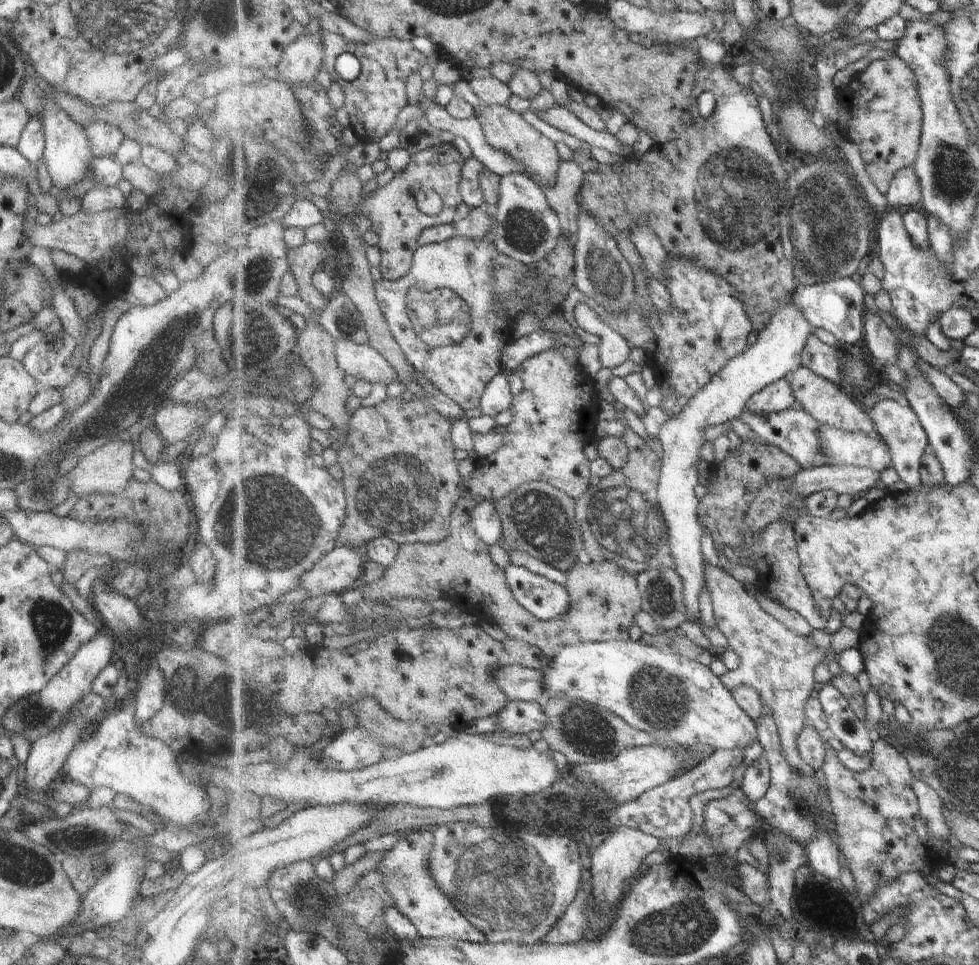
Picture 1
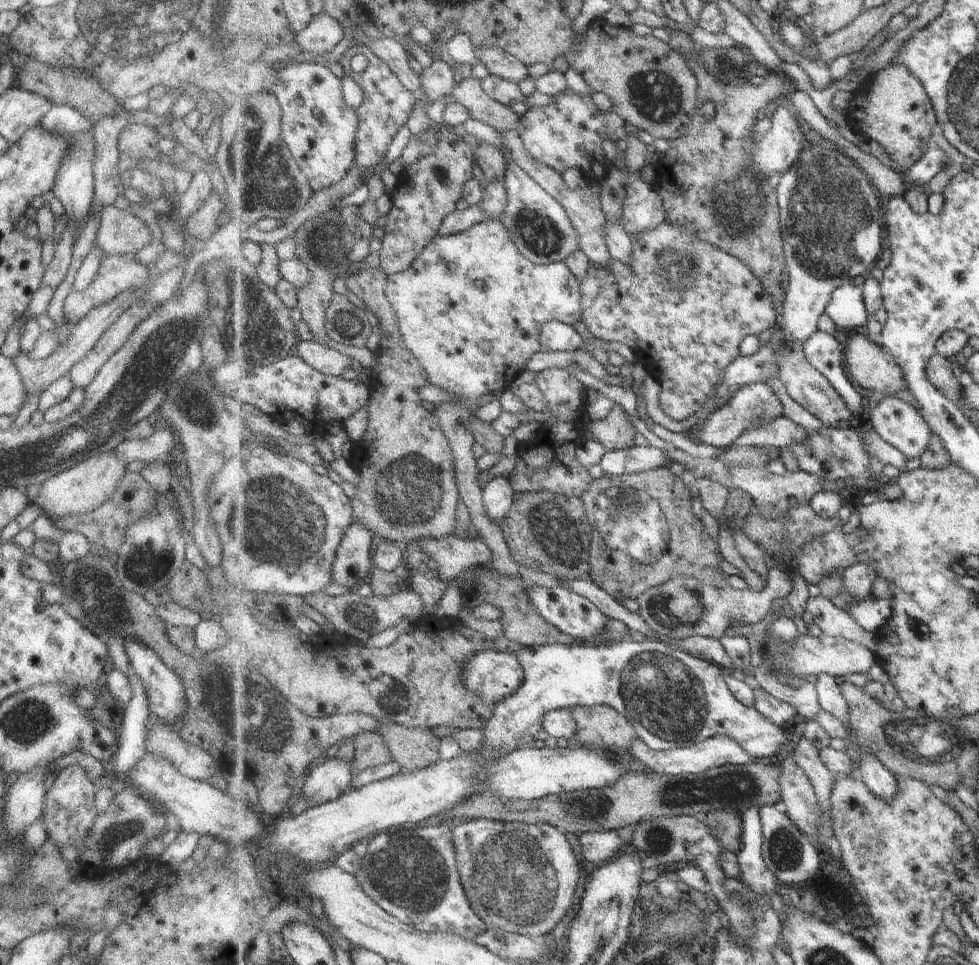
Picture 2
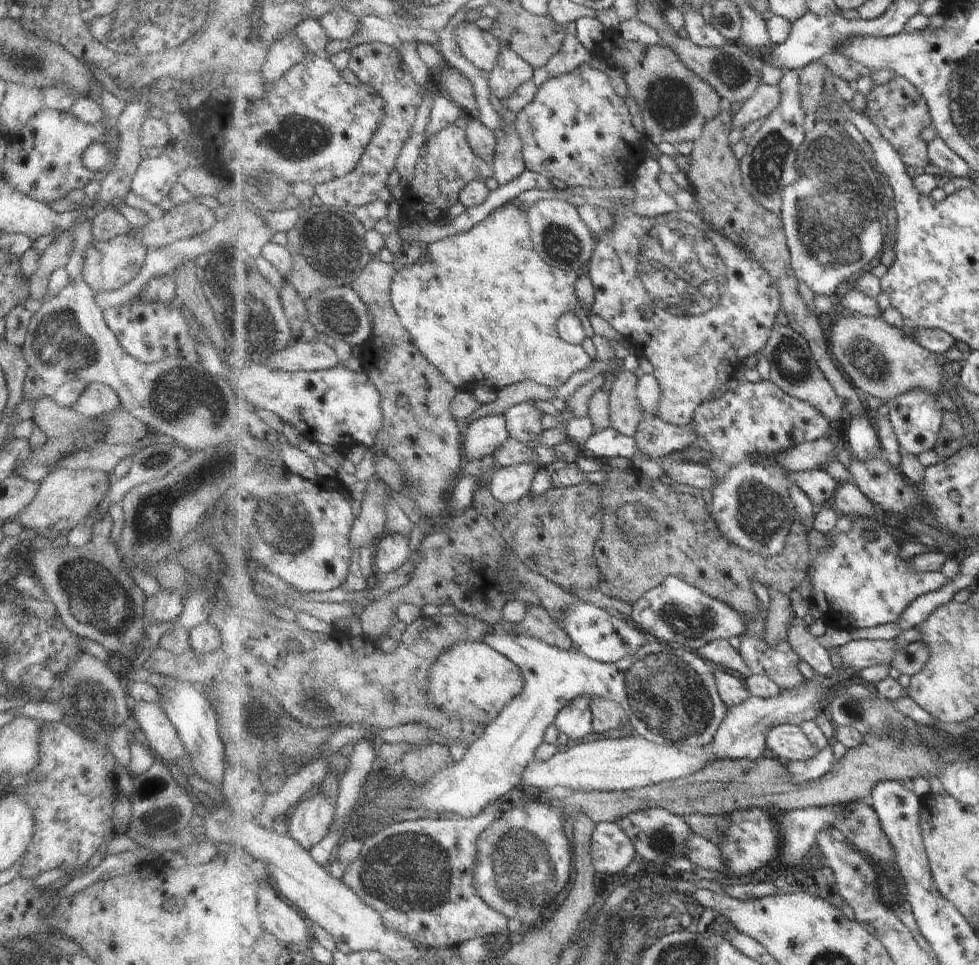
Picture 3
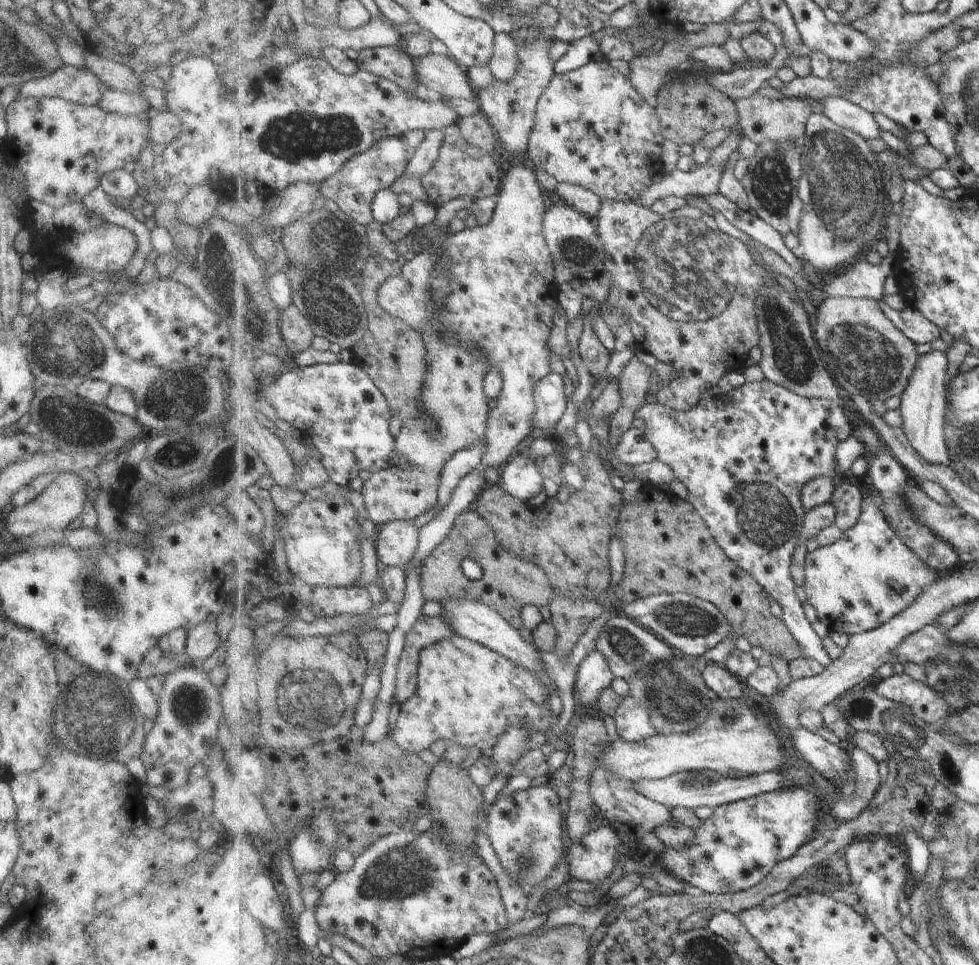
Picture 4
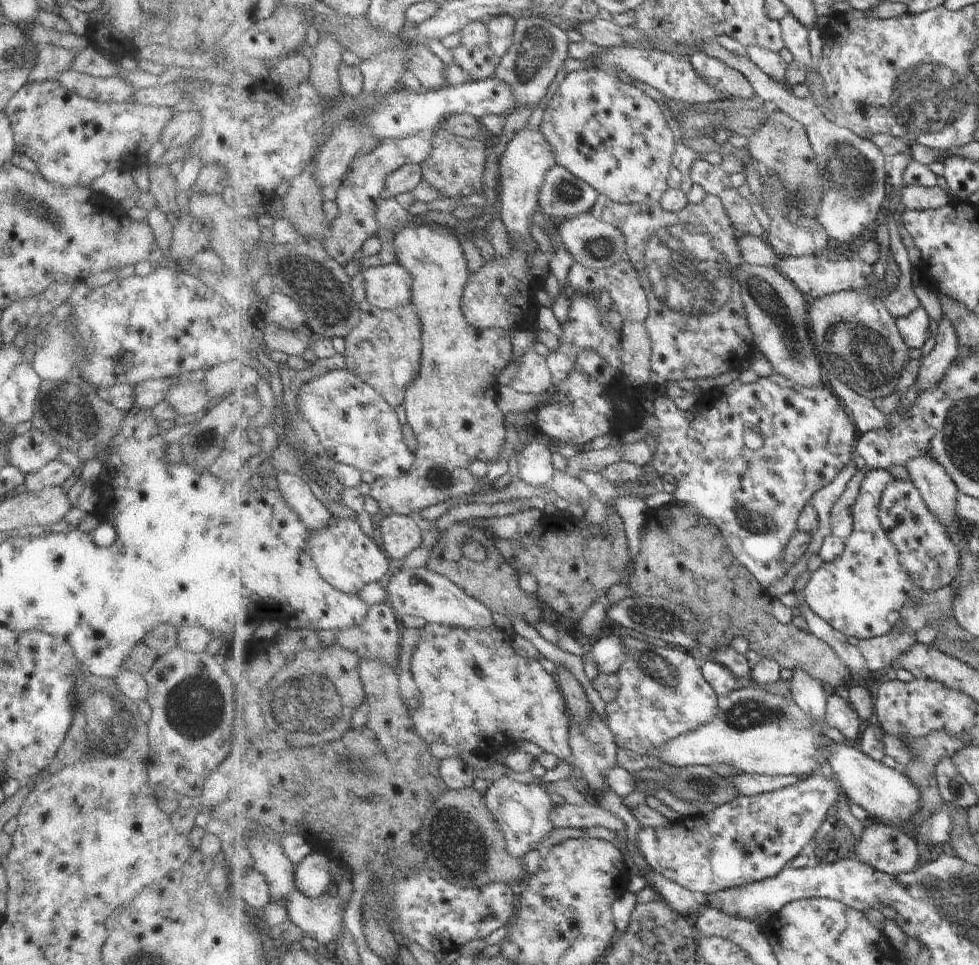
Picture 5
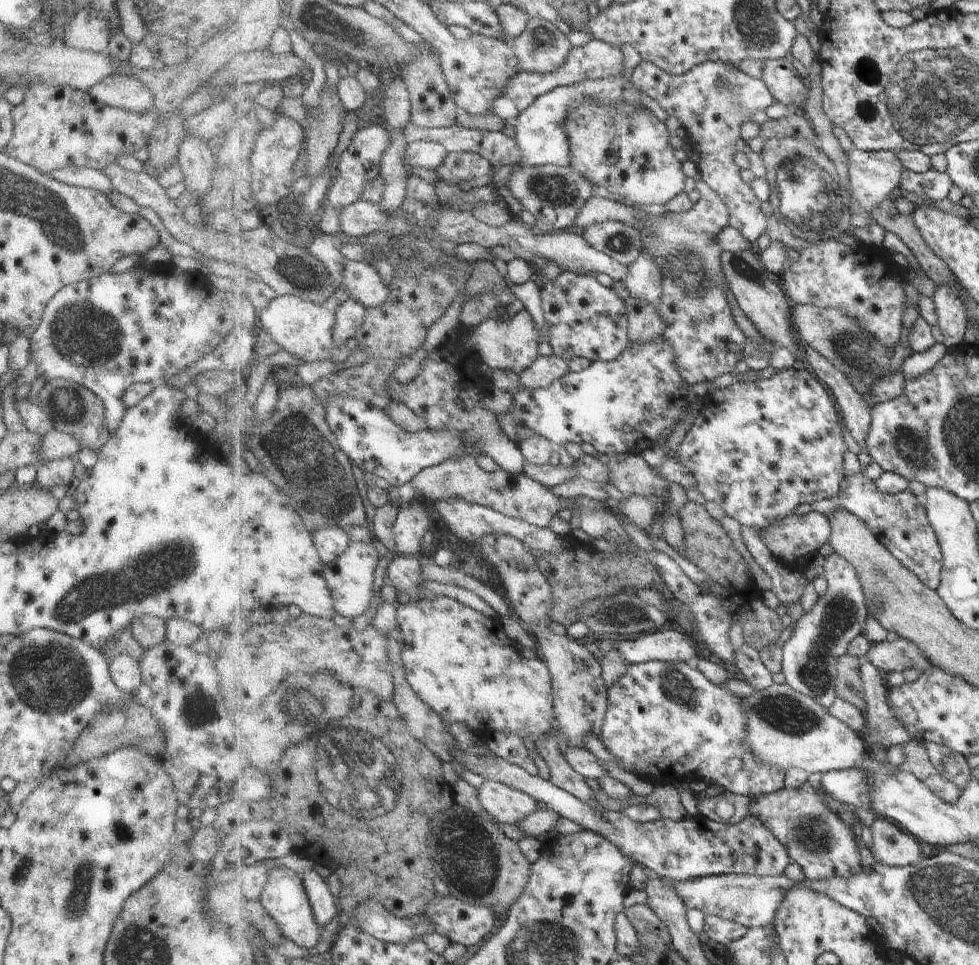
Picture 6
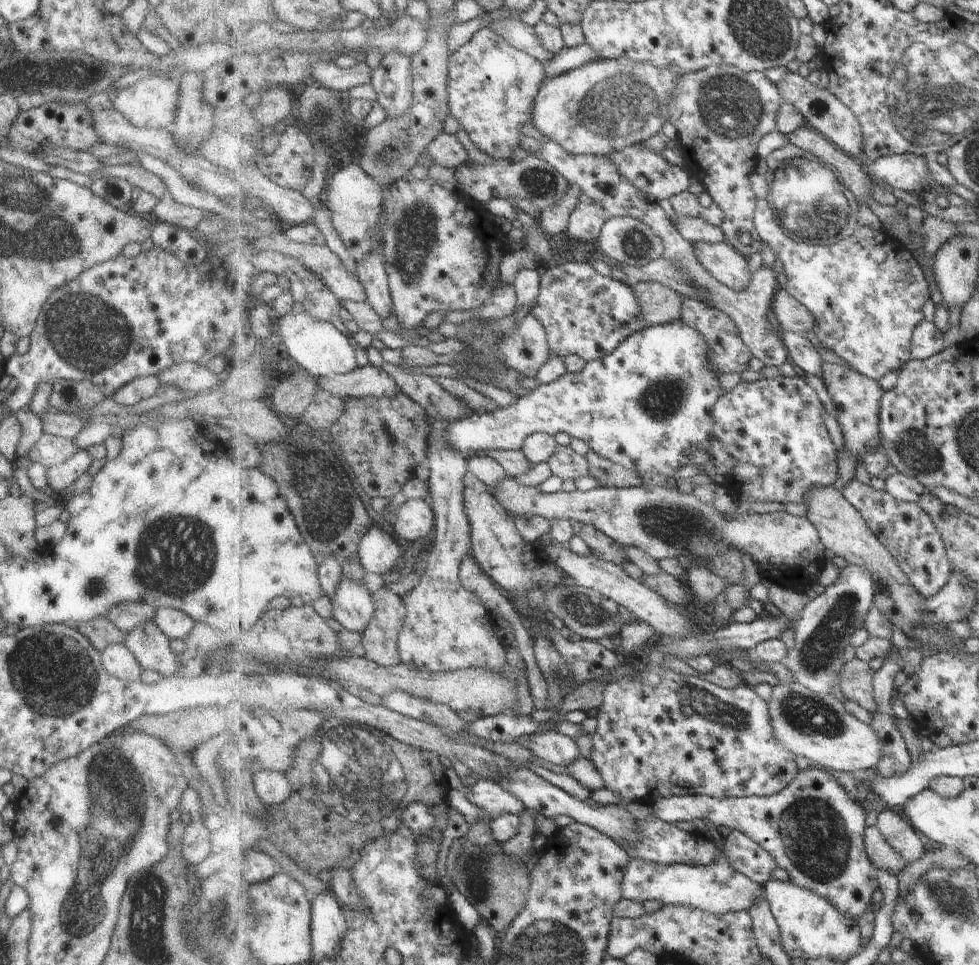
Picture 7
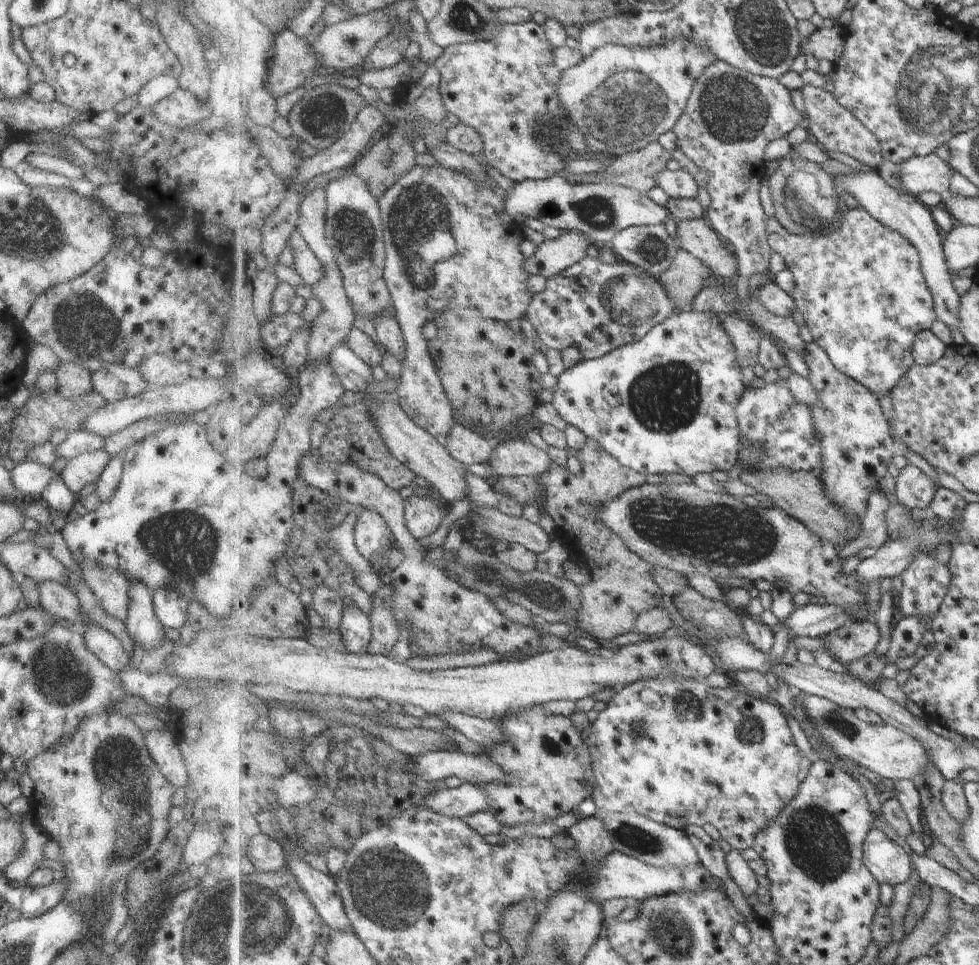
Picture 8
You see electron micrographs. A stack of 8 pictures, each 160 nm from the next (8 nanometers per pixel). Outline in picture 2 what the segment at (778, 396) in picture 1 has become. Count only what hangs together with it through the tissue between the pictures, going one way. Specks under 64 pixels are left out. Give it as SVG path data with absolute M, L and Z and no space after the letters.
M758 382L742 386L737 394L731 399L731 402L716 413L706 418L700 427L697 427L692 436L701 444L715 446L716 448L731 447L731 444L749 430L752 422L759 417L775 420L783 414L781 400L771 392L767 384Z

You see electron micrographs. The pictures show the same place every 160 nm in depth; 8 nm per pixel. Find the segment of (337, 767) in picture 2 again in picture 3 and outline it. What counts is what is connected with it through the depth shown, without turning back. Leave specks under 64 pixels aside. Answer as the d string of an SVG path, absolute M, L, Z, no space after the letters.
M324 787L321 794L301 801L293 811L289 835L310 852L330 833L336 815L336 803L332 803Z

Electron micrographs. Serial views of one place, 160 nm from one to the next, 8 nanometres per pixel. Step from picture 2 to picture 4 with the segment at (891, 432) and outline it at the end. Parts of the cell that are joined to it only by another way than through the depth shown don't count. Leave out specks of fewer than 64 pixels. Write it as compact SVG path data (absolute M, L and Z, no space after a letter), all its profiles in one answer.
M947 349L921 355L905 392L899 410L904 418L903 430L909 437L913 450L929 464L952 466L950 450L945 438L946 416L949 412L949 359Z

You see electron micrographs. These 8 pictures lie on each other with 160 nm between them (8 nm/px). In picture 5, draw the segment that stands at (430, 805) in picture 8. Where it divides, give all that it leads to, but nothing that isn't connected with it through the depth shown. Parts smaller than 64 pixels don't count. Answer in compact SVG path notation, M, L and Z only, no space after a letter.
M505 776L493 781L484 797L495 822L504 832L510 853L517 858L521 859L529 850L535 849L540 838L549 836L556 827L550 813L555 805L549 793L540 785L517 782Z

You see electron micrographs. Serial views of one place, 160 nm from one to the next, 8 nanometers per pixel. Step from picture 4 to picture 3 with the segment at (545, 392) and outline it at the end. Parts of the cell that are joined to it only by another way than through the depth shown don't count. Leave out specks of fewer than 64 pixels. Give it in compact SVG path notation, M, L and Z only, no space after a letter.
M525 401L515 405L503 413L511 437L521 442L536 442L543 436L543 413L533 401Z

